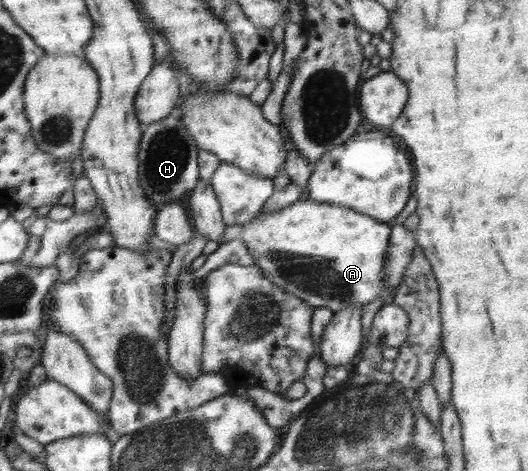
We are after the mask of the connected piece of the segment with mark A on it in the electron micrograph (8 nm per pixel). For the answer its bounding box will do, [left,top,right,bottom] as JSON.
[240,197,392,313]

